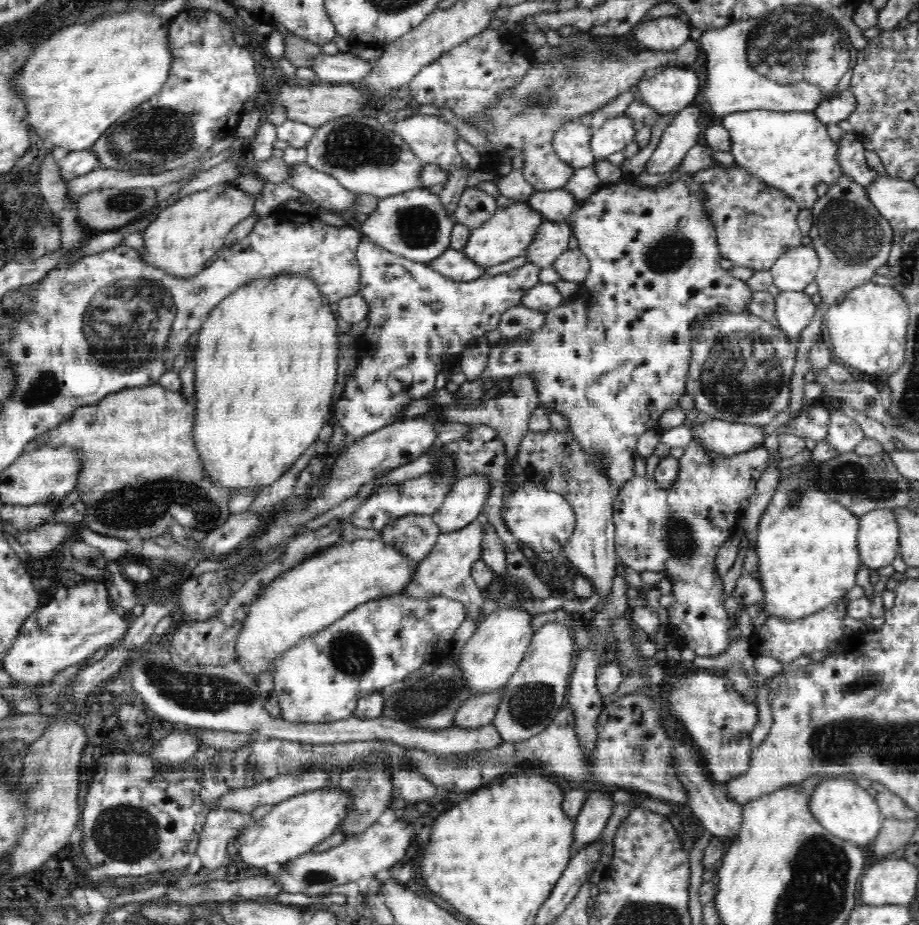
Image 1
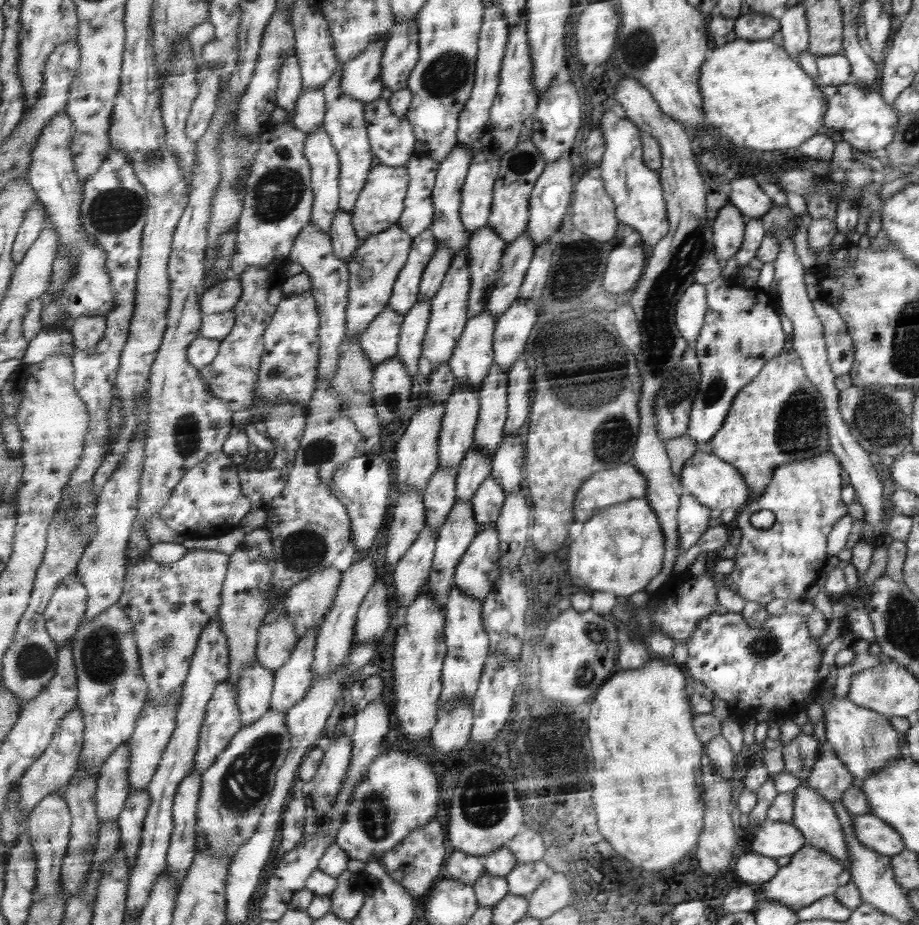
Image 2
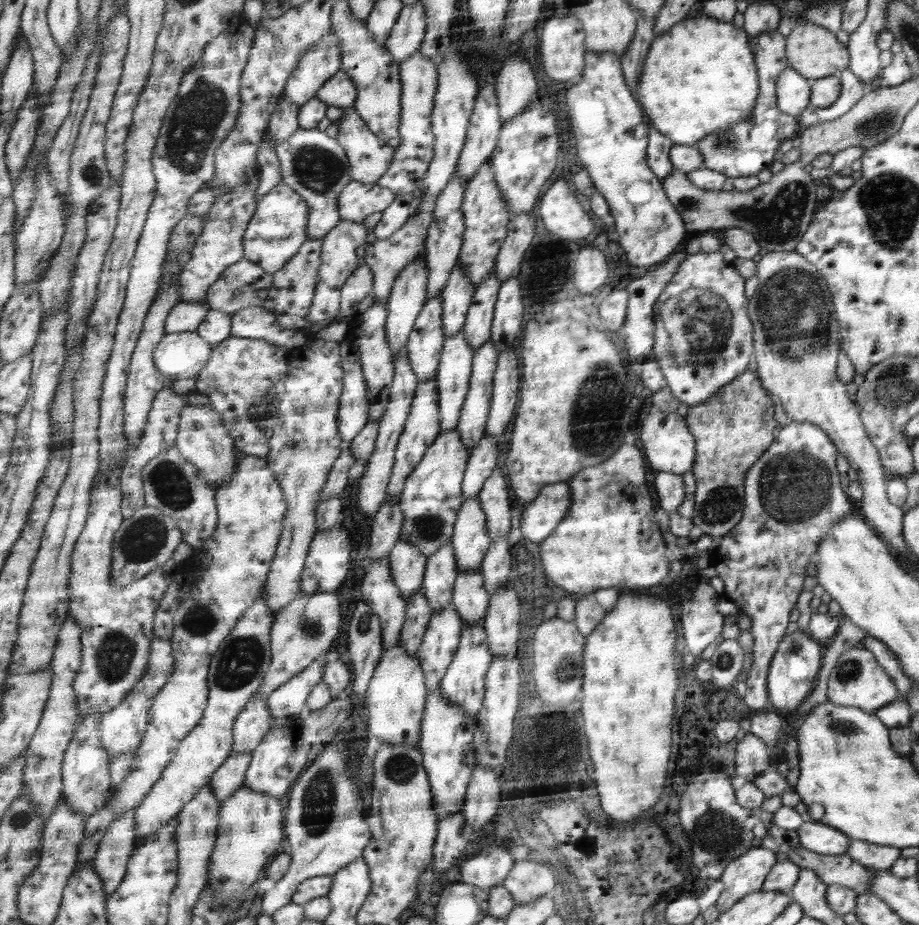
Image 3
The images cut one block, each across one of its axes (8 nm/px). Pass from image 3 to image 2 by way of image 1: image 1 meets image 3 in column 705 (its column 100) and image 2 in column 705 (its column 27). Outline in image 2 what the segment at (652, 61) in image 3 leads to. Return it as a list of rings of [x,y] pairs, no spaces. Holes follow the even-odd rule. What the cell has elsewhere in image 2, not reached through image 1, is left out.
[[[735,38],[730,42],[718,42],[710,58],[700,70],[699,86],[702,90],[704,104],[708,102],[708,114],[704,110],[704,123],[716,126],[720,134],[742,148],[764,150],[784,150],[796,148],[808,141],[822,128],[822,118],[828,111],[828,96],[822,86],[813,79],[794,60],[778,47],[772,39],[742,40]]]

